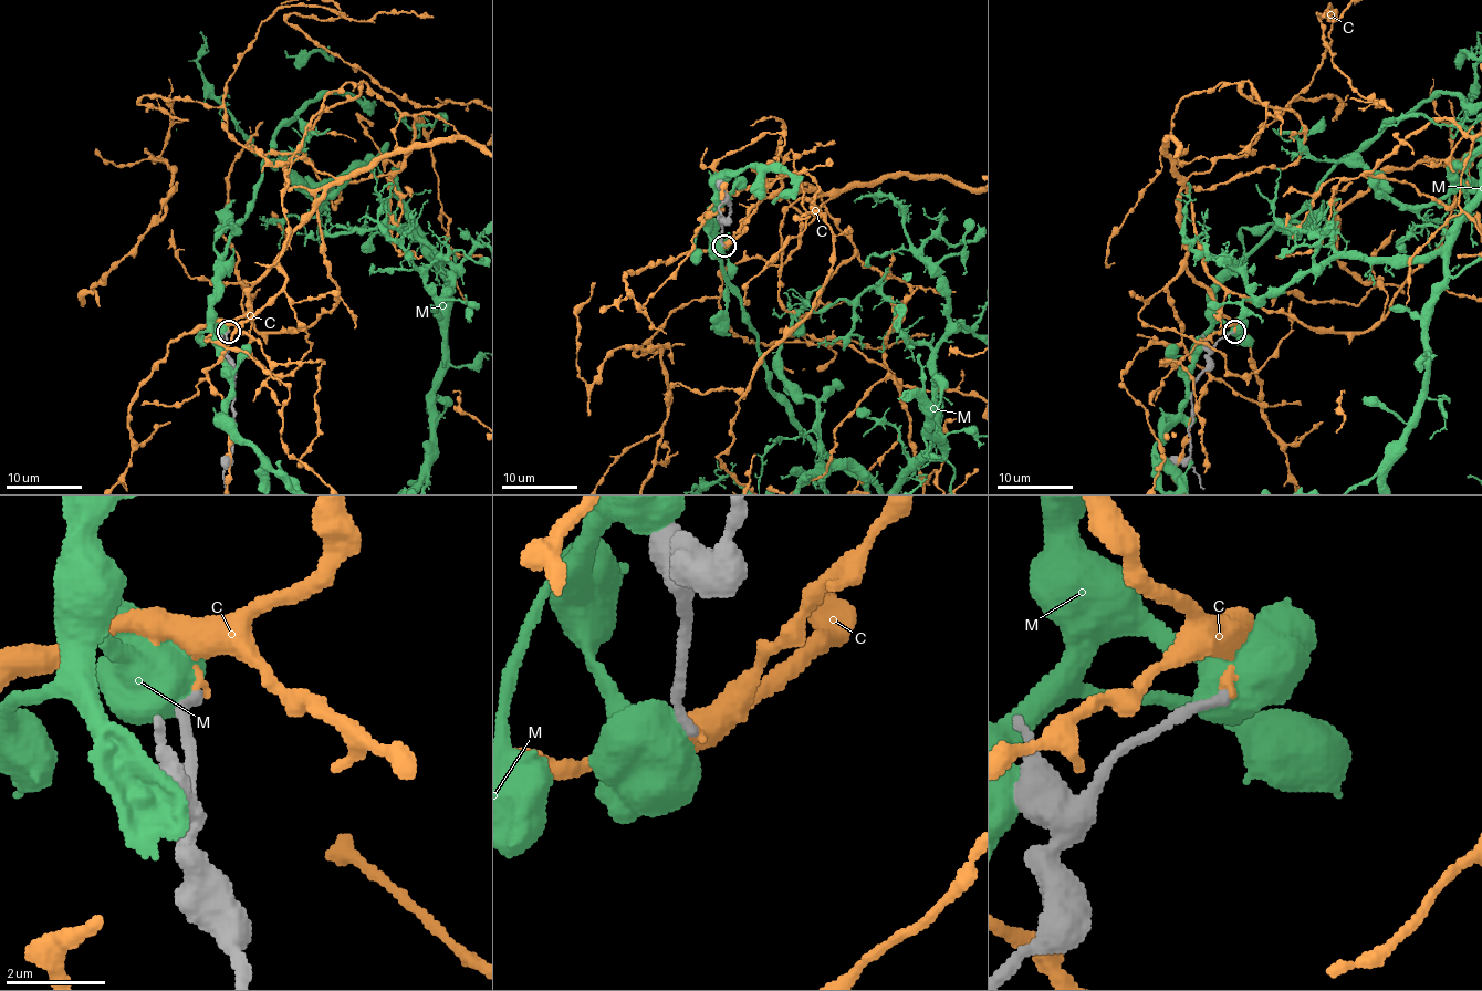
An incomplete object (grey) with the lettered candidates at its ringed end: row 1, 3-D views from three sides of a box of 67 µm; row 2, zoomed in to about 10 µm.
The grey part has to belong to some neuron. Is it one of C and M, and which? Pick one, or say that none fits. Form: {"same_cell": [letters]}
{"same_cell": []}

